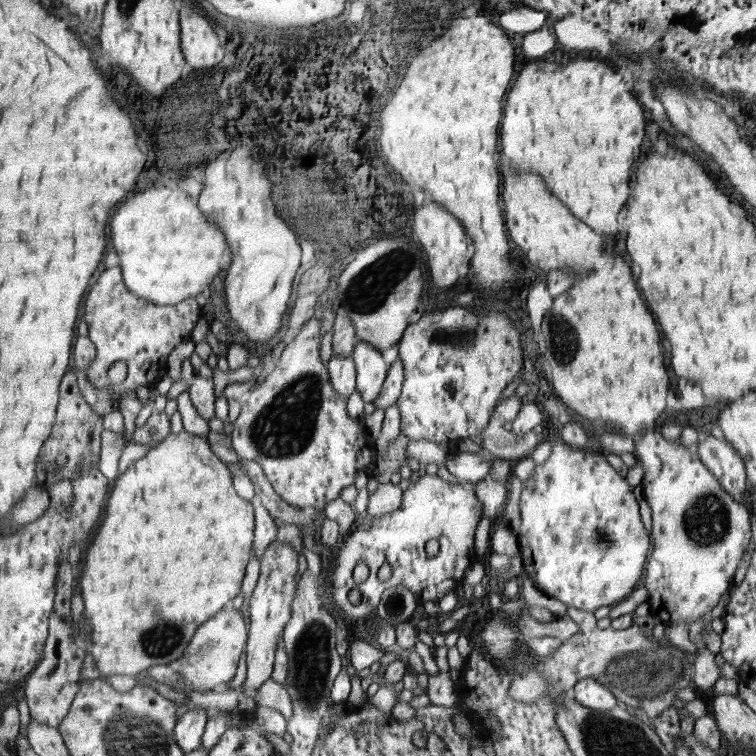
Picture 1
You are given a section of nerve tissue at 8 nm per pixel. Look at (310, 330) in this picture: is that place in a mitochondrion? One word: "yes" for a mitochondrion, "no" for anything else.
no

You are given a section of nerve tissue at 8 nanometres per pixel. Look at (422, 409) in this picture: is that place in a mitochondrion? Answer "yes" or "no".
no

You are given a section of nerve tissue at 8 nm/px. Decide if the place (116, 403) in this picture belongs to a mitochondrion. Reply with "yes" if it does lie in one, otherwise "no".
no

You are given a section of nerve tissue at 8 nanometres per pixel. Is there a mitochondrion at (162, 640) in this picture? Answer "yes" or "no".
yes

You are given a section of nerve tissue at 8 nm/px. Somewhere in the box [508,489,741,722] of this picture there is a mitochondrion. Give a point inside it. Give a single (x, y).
(651, 673)

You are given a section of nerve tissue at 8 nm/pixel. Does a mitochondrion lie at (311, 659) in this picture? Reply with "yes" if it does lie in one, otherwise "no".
yes

